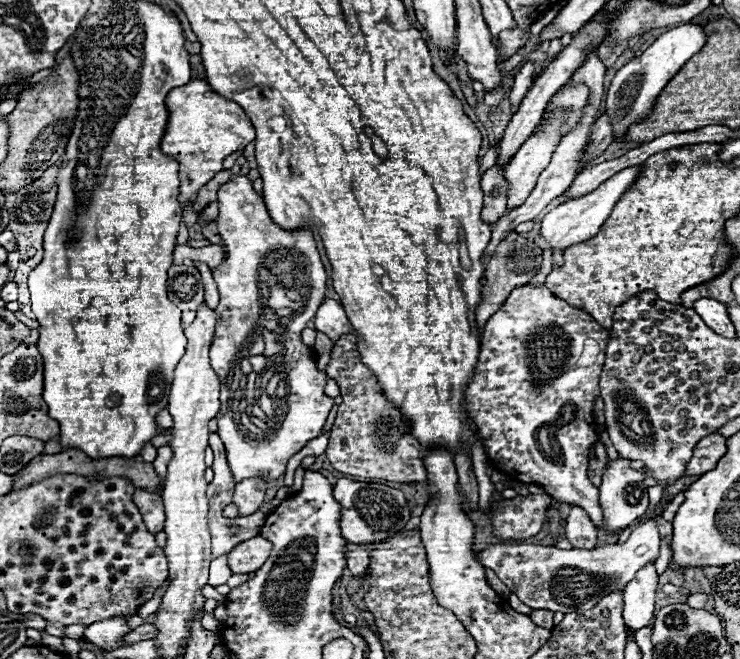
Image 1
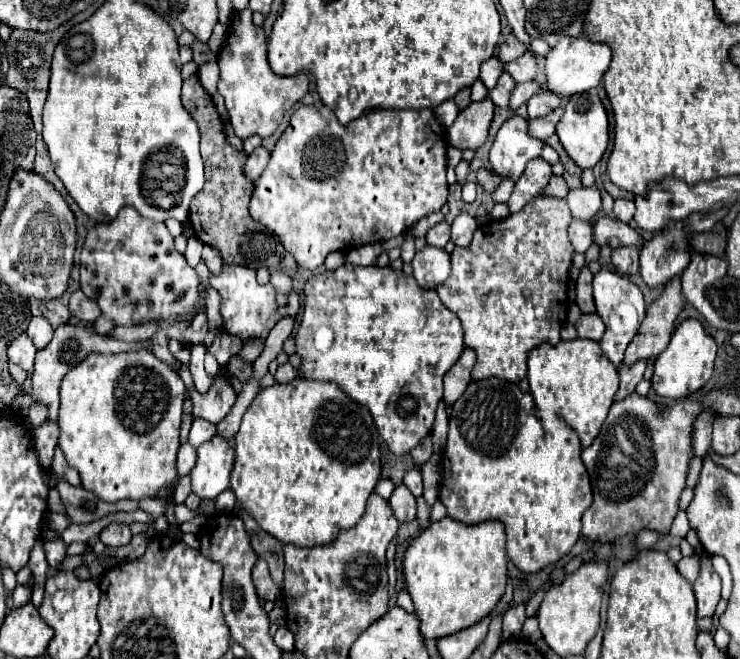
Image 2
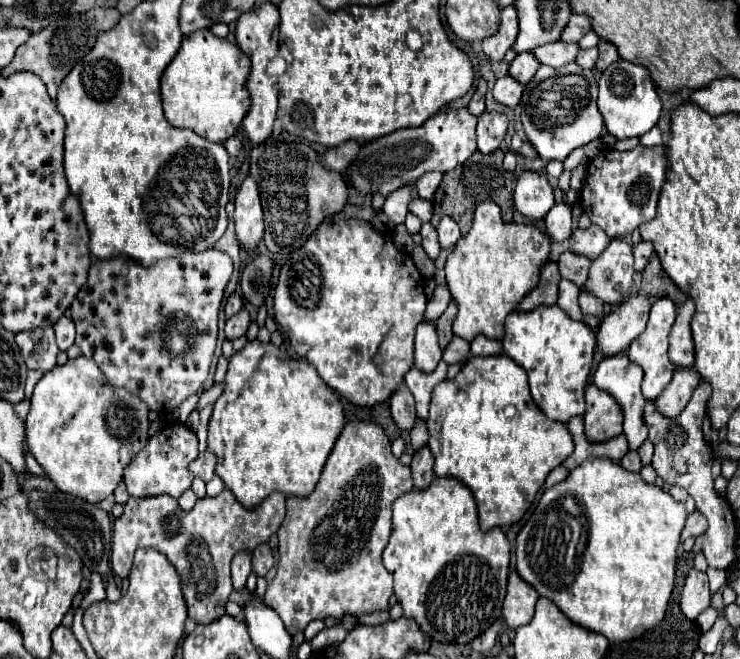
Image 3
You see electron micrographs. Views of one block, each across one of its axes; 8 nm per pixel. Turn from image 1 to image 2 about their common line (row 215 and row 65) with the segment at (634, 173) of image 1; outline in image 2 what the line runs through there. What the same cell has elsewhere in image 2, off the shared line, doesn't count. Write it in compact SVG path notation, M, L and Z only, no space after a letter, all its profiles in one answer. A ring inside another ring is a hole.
M564 36L552 48L552 52L546 56L548 90L554 92L554 94L562 94L562 96L570 96L570 94L576 94L576 92L588 92L602 82L602 76L610 68L610 62L612 62L612 50L610 50L608 44L592 42L586 36L578 36L578 38Z

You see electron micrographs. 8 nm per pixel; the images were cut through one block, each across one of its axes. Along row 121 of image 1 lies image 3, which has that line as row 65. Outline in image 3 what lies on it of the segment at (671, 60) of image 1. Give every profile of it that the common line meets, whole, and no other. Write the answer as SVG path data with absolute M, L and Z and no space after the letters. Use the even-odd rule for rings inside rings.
M616 60L606 68L600 76L600 94L598 94L598 110L604 116L604 124L612 136L618 140L642 136L648 132L660 118L660 98L656 94L656 86L652 82L650 72L646 68L630 64L626 60Z

